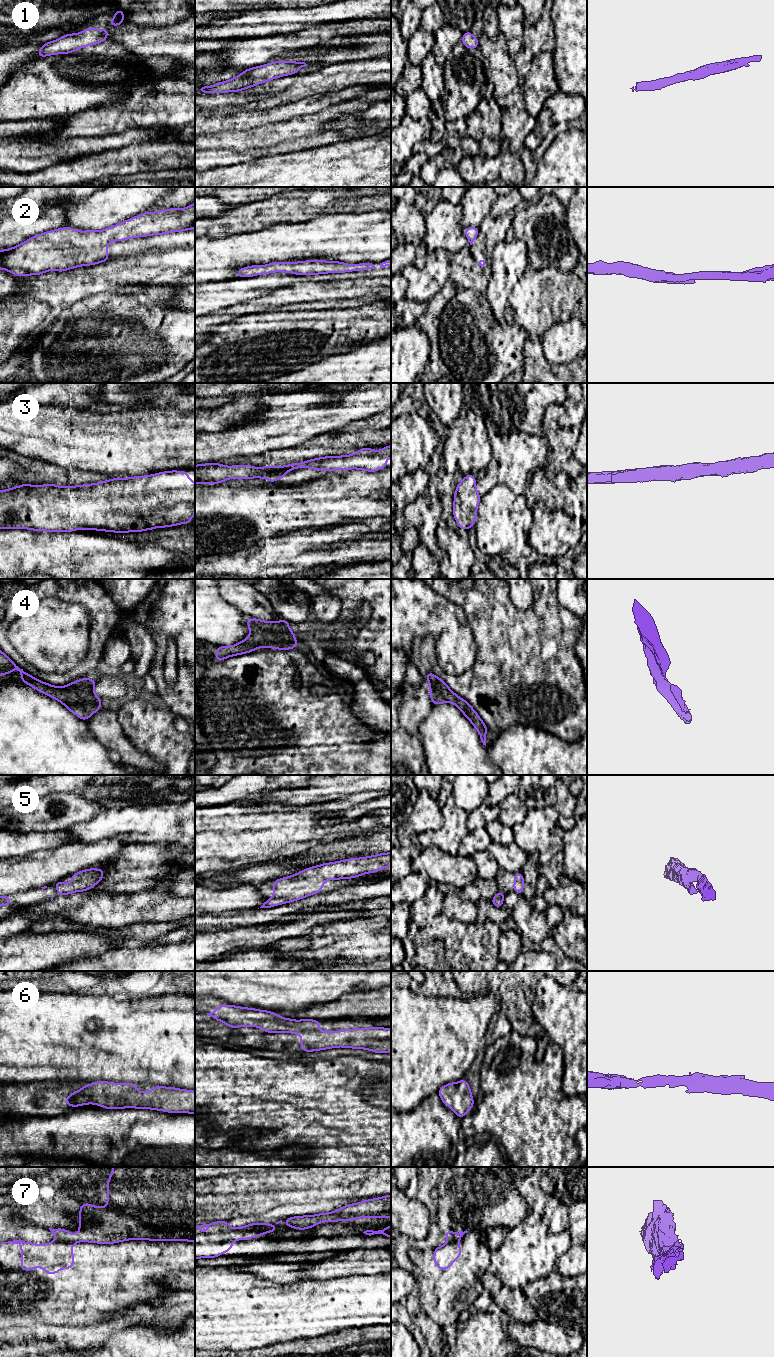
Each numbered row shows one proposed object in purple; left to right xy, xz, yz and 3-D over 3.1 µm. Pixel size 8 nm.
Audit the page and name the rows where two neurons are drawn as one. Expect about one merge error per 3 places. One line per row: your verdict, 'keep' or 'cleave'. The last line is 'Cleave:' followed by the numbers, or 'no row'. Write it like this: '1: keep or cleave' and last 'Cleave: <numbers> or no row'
1: keep
2: keep
3: keep
4: keep
5: keep
6: keep
7: cleave
Cleave: 7

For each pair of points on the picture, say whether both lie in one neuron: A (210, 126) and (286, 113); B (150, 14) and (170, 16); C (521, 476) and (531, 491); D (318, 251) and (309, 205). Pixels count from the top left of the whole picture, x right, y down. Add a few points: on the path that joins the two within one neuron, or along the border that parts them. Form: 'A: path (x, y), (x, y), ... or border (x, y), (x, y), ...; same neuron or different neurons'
A: path (229, 122), (267, 116); same neuron
B: path (155, 14), (165, 14); same neuron
C: border (542, 467), (531, 477), (523, 493); different neurons
D: border (325, 213), (309, 220), (289, 223); different neurons

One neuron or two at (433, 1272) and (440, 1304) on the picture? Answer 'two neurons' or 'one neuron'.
one neuron

